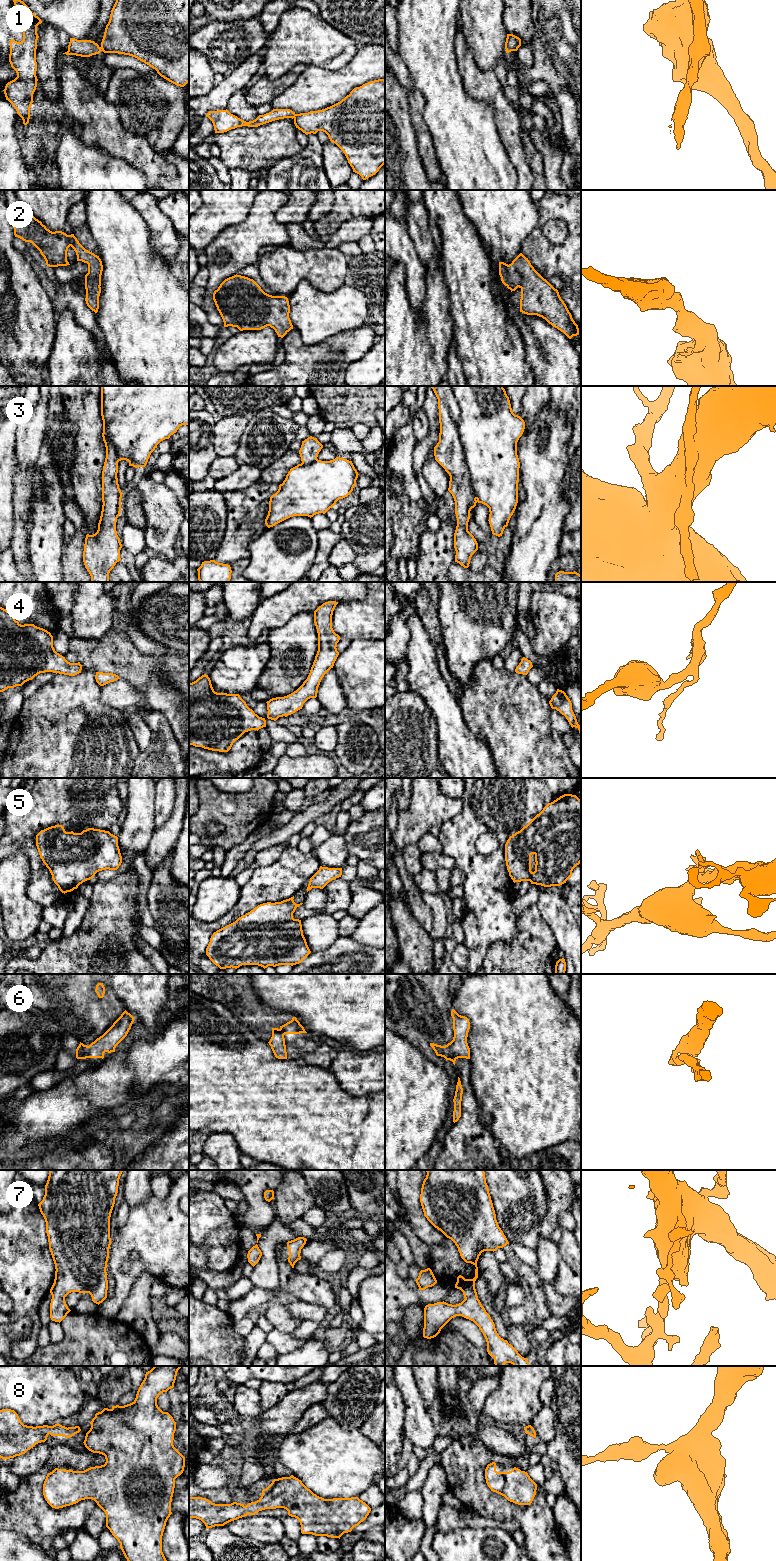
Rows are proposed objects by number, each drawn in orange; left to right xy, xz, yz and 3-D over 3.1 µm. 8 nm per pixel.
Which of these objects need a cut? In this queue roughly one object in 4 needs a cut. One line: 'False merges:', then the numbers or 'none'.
False merges: 1, 3, 6

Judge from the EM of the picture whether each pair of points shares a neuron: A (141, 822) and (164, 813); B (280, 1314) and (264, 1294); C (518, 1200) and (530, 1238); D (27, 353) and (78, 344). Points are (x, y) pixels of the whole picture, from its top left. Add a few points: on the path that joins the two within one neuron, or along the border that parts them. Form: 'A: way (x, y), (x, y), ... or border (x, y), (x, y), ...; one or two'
A: border (156, 794), (154, 799), (155, 827); two
B: border (271, 1302), (268, 1305); two
C: way (520, 1209), (520, 1223), (525, 1229); one
D: border (56, 326), (56, 337), (47, 362), (46, 372); two

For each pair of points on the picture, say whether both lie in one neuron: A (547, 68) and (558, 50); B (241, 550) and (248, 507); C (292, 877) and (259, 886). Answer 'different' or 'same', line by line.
A: different
B: same
C: same

